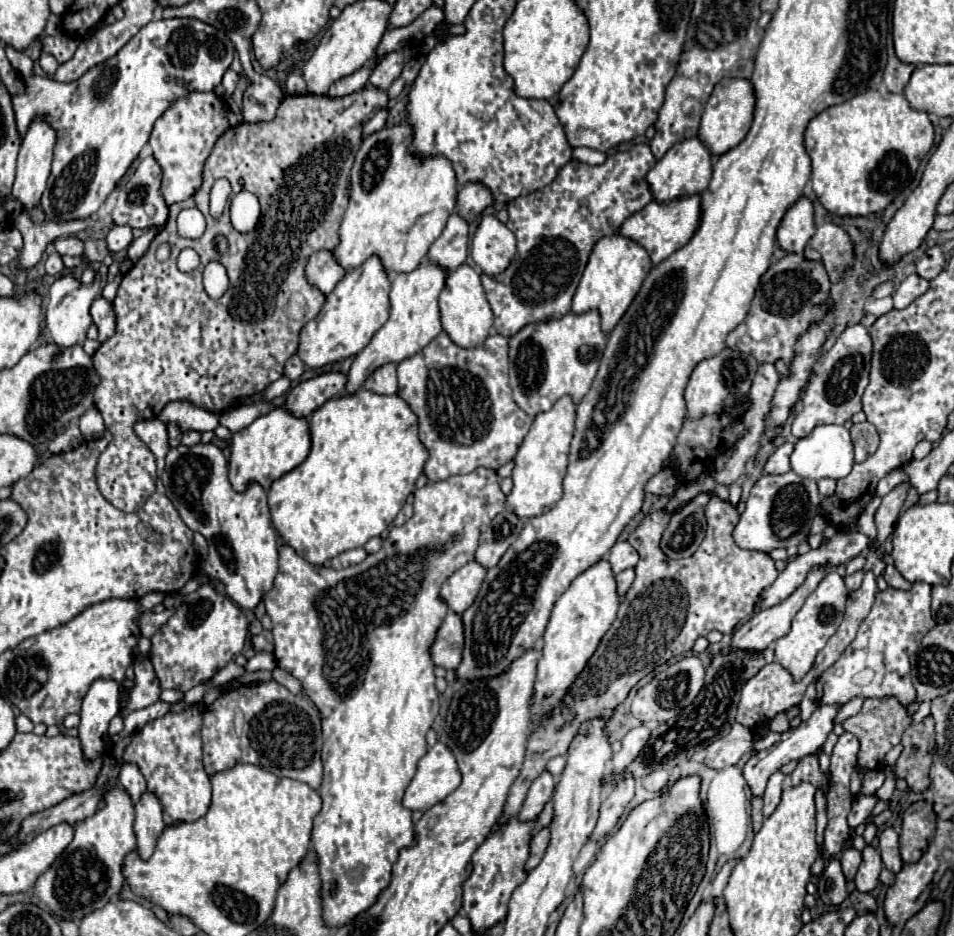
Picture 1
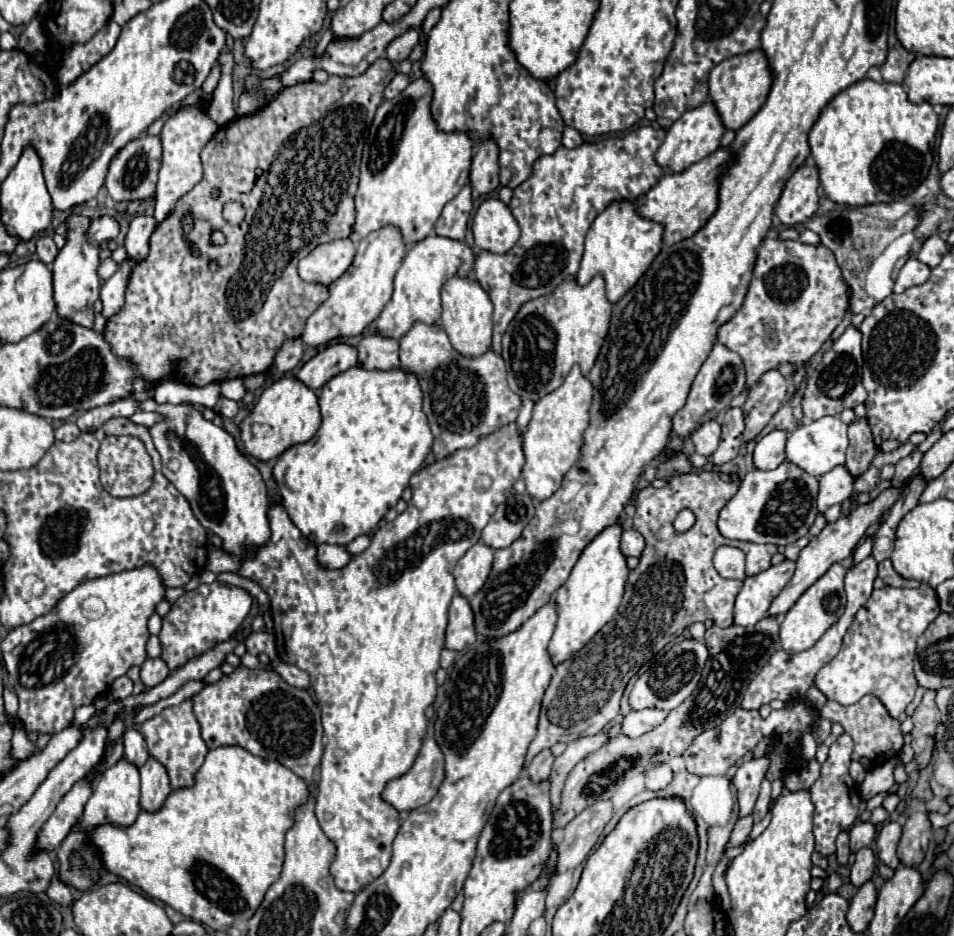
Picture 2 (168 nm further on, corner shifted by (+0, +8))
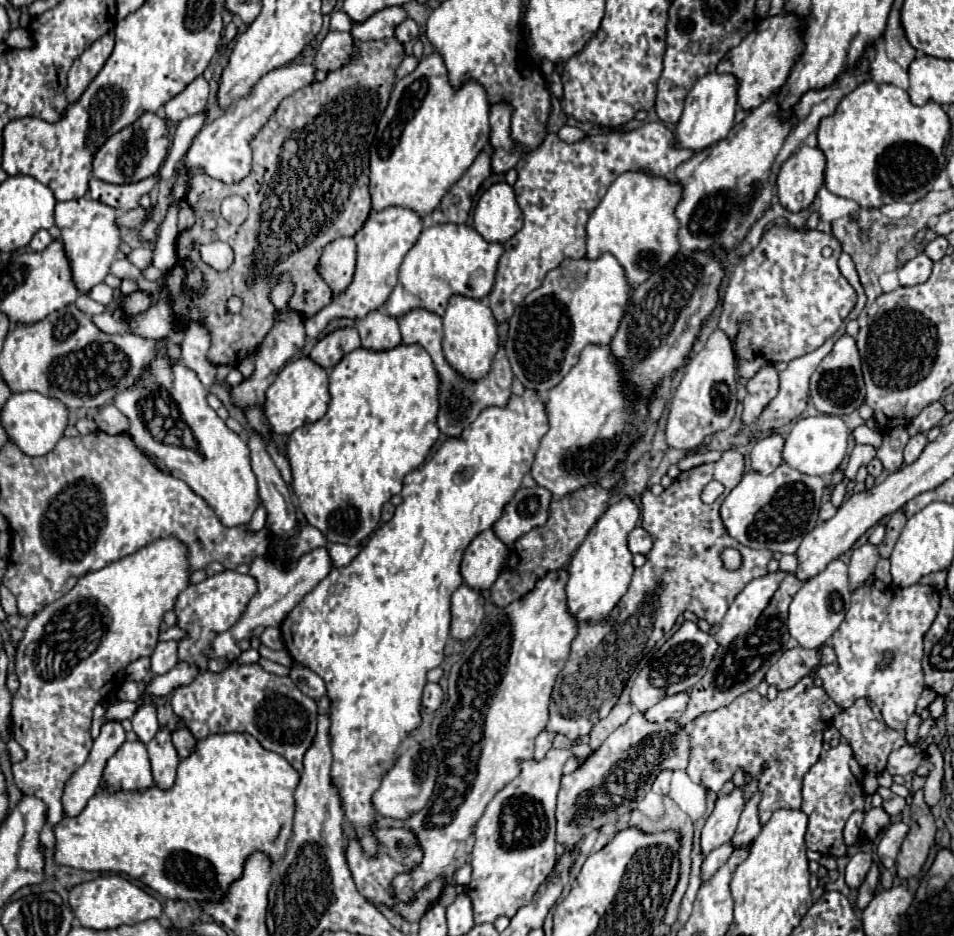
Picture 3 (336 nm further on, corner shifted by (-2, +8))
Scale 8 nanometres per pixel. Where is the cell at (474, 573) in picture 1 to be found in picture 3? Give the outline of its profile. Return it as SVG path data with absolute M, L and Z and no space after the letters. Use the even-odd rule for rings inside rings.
M491 528L483 530L467 546L463 556L461 576L465 584L475 590L489 590L495 584L507 556L509 548L495 536L495 532Z

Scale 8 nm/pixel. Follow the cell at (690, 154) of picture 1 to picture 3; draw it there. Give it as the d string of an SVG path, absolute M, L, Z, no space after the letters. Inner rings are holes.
M709 72L709 74L701 76L685 98L685 110L677 124L677 134L675 134L679 146L699 152L699 150L723 140L735 124L733 116L737 110L737 88L739 88L739 82L733 74Z

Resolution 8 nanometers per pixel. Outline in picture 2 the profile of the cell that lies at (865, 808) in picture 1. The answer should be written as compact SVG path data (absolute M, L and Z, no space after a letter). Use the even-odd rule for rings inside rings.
M891 758L889 762L881 764L881 766L875 766L873 770L867 772L863 784L859 786L859 794L863 800L869 800L881 792L889 792L889 788L895 784L893 780L893 768L901 764L899 758Z

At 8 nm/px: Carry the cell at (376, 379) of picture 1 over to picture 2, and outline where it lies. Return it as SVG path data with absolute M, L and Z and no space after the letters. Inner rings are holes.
M377 332L367 334L359 346L359 366L365 370L395 370L399 366L399 342L393 338L383 338Z

